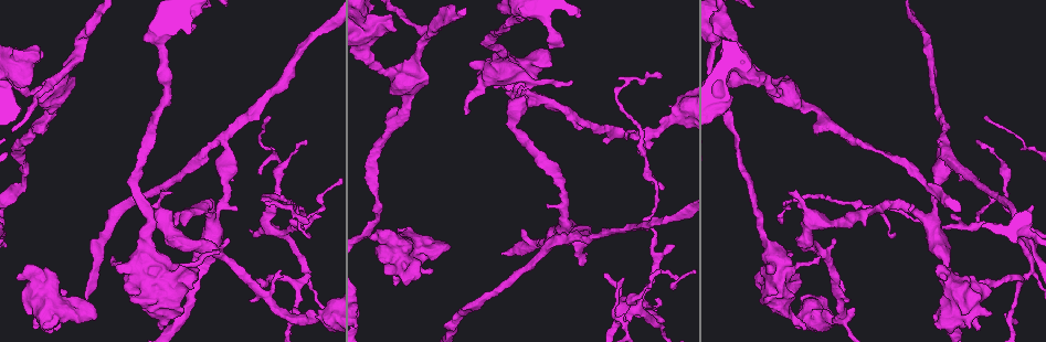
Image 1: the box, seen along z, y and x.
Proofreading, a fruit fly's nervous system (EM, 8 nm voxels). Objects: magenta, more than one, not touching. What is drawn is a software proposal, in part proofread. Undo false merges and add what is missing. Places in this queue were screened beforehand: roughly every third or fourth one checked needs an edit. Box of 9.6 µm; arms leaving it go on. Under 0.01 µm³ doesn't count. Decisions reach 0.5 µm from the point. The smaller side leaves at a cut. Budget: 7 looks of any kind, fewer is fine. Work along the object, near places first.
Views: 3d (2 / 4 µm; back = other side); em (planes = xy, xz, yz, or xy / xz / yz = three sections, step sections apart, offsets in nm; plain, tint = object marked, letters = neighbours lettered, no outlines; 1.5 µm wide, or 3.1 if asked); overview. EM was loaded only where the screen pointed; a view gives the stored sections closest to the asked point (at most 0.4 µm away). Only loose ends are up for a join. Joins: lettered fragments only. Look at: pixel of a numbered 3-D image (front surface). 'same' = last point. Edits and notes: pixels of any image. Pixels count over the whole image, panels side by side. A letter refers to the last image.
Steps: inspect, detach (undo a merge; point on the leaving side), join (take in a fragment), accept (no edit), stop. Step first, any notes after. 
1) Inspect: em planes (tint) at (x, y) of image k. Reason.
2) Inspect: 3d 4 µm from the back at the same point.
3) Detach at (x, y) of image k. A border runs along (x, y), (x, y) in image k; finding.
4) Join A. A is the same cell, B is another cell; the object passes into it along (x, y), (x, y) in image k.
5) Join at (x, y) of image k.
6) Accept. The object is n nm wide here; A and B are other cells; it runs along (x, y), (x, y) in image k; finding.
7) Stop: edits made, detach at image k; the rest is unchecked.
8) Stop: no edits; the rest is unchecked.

Inspect: 3d 4 µm from the back at (803, 194) of image 1. Abrupt turn.

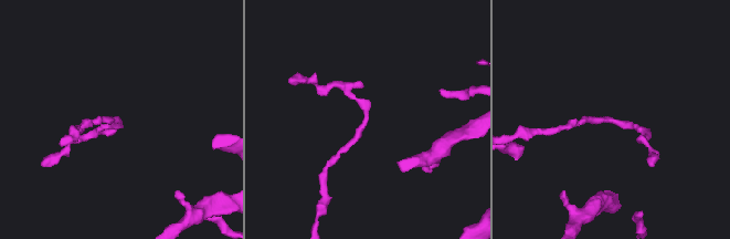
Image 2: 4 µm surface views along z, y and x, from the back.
Inspect: em xz step 8 (tint) at (120, 119) of image 2. Now the EM.

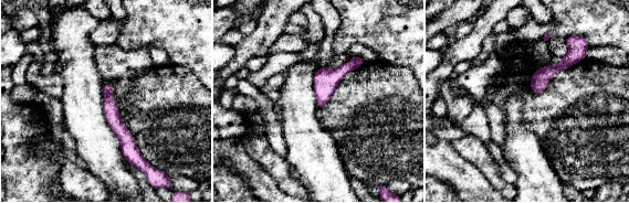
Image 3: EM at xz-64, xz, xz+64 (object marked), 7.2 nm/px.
Inspect: em xz step 8 (letters) at the same point. See the neighbours.

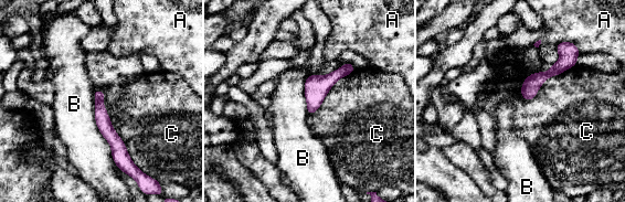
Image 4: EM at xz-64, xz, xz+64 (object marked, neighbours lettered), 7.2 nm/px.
Accept. The longest contact is with B, 600 nm; A, B and C are other cells; a border runs along (93, 91), (95, 123), (118, 168) in image 4; all the same neuron.

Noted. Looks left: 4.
Inspect: em xy step 4 (tint) at (275, 191) of image 1. Thin neck.

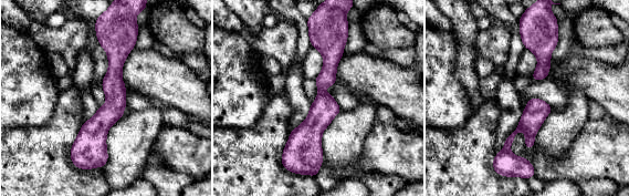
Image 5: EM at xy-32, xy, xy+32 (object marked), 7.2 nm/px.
Inspect: em planes (letters) at the same point. Another direction.

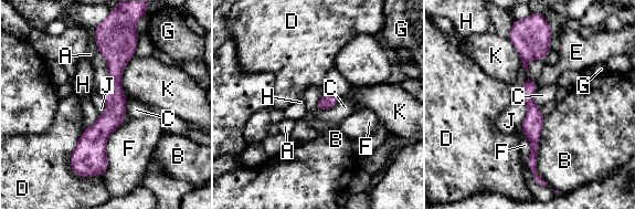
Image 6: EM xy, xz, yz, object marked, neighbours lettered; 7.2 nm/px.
Accept. The object is 100 nm wide here; A, B, C, D, E, F, G, H, J and K are other cells; it runs along (101, 39), (114, 52), (101, 171) in image 6; continuous, no second neuron.

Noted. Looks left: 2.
Inspect: em planes (plain) at (371, 239) of image 1. Free end.

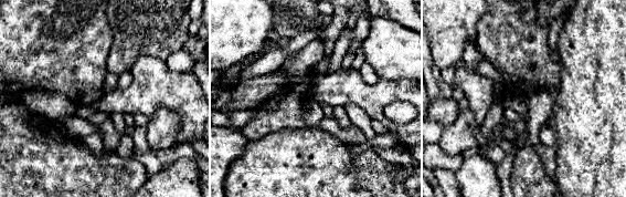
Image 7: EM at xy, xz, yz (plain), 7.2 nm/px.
Inspect: em planes (letters) at the same point.

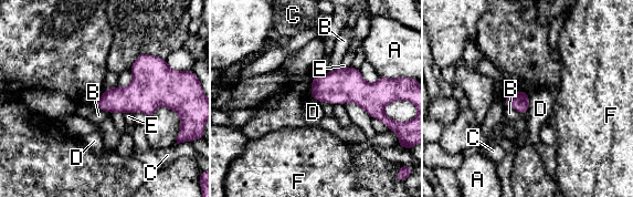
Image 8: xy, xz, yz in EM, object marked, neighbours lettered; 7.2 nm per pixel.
Accept. A, B, C, D, E and F are other cells; a border runs along (529, 96), (528, 110), (526, 112) in image 8; no lettered fragment goes on from it.

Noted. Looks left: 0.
Stop: no edits; the rest is unchecked.

